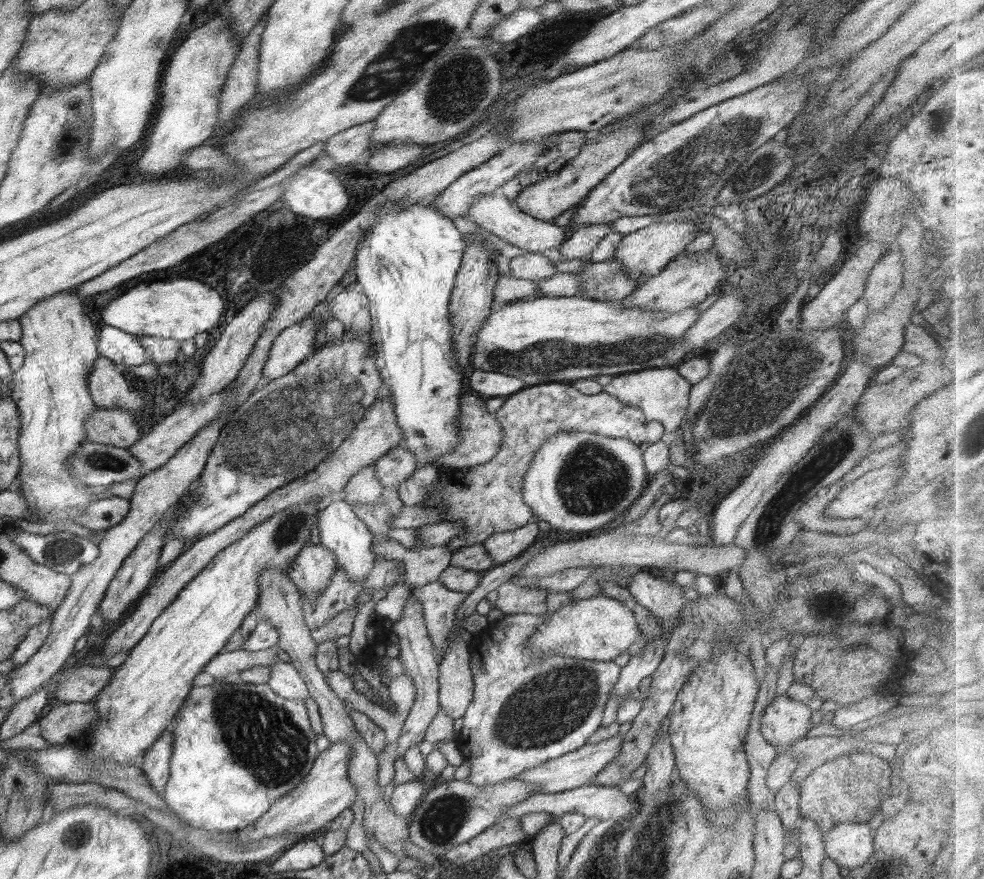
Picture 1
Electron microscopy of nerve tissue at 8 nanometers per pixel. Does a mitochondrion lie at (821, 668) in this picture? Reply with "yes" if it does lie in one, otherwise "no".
no

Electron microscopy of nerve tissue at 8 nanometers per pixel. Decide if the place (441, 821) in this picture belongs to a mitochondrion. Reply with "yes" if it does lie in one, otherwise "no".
yes

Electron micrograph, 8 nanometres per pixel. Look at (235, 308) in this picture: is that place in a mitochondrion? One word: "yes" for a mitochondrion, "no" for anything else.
no

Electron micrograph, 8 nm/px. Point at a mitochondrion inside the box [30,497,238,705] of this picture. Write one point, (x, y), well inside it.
(59, 552)

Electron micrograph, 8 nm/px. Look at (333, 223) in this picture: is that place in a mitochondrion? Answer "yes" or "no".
no

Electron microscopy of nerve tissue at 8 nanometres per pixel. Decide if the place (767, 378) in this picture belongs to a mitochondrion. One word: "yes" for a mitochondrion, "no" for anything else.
yes

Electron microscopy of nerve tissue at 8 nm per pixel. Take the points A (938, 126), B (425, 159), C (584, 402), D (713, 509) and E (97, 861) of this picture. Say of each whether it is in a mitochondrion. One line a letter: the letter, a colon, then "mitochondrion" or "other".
A: mitochondrion
B: other
C: other
D: other
E: other

